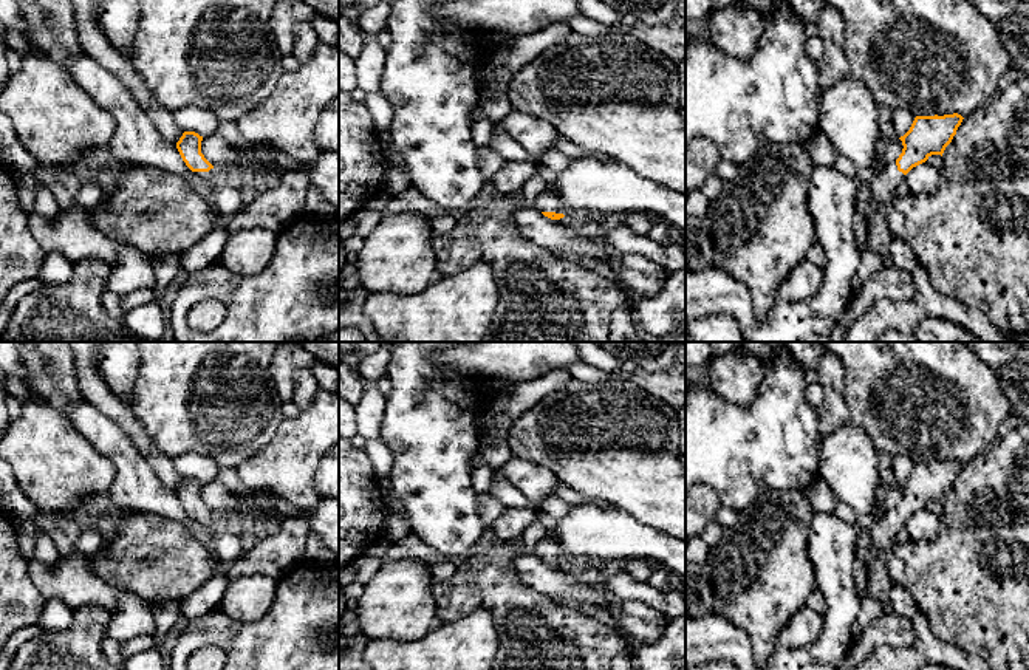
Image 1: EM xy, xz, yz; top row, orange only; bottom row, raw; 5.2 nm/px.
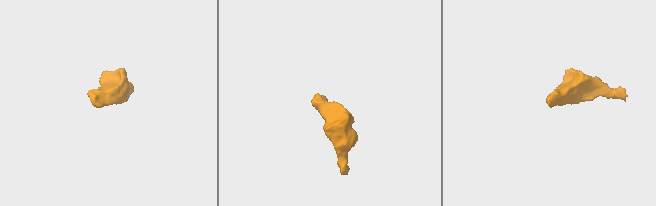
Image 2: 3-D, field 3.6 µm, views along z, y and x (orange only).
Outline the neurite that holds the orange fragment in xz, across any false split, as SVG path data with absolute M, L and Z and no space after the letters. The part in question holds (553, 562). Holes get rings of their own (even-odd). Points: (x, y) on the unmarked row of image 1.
M551 531L532 546L531 552L551 566L560 566L565 563L559 540Z

